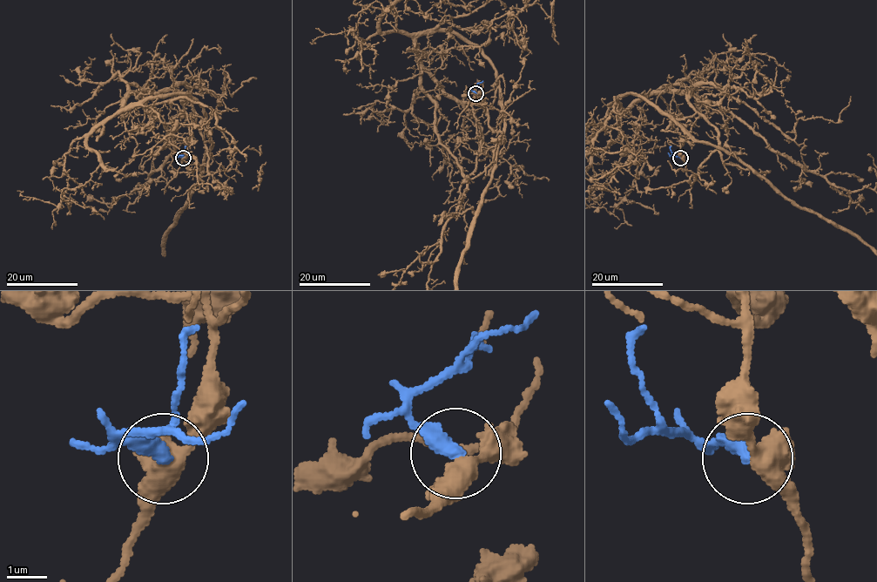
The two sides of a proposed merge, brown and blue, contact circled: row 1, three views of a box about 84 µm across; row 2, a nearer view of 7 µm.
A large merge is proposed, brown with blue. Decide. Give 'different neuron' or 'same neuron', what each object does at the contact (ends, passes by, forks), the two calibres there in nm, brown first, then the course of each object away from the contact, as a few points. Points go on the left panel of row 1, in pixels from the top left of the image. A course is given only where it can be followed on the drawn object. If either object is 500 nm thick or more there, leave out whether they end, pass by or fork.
different neuron | brown forks | blue ends | 400/400 nm | blue via (183, 158), (178, 156), (184, 154), (185, 146)

